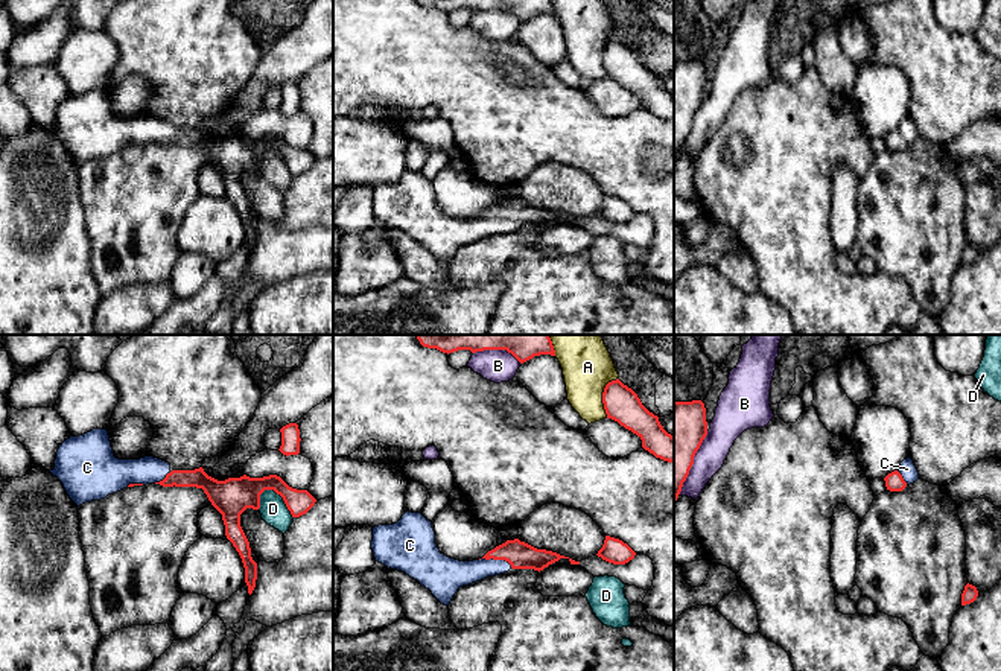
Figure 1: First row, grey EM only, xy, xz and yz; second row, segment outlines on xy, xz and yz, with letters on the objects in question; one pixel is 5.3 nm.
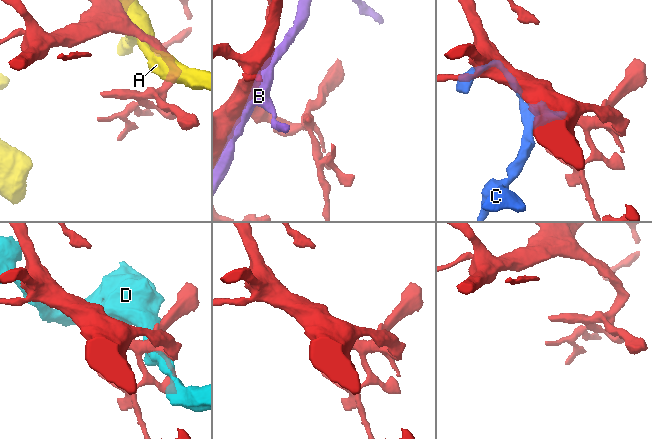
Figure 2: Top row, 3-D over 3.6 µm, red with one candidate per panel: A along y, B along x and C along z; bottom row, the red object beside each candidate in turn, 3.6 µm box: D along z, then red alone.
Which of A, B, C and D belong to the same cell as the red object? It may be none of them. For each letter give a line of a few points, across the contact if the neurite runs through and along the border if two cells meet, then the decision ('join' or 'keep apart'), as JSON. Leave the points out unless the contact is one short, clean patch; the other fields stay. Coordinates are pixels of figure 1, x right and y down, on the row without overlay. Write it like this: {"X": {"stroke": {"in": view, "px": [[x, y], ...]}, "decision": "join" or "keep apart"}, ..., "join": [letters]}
{"A": {"decision": "keep apart"}, "B": {"decision": "keep apart"}, "C": {"stroke": {"in": "xz", "px": [[521, 215], [496, 218], [479, 228], [452, 233]]}, "decision": "join"}, "D": {"decision": "keep apart"}, "join": ["C"]}

